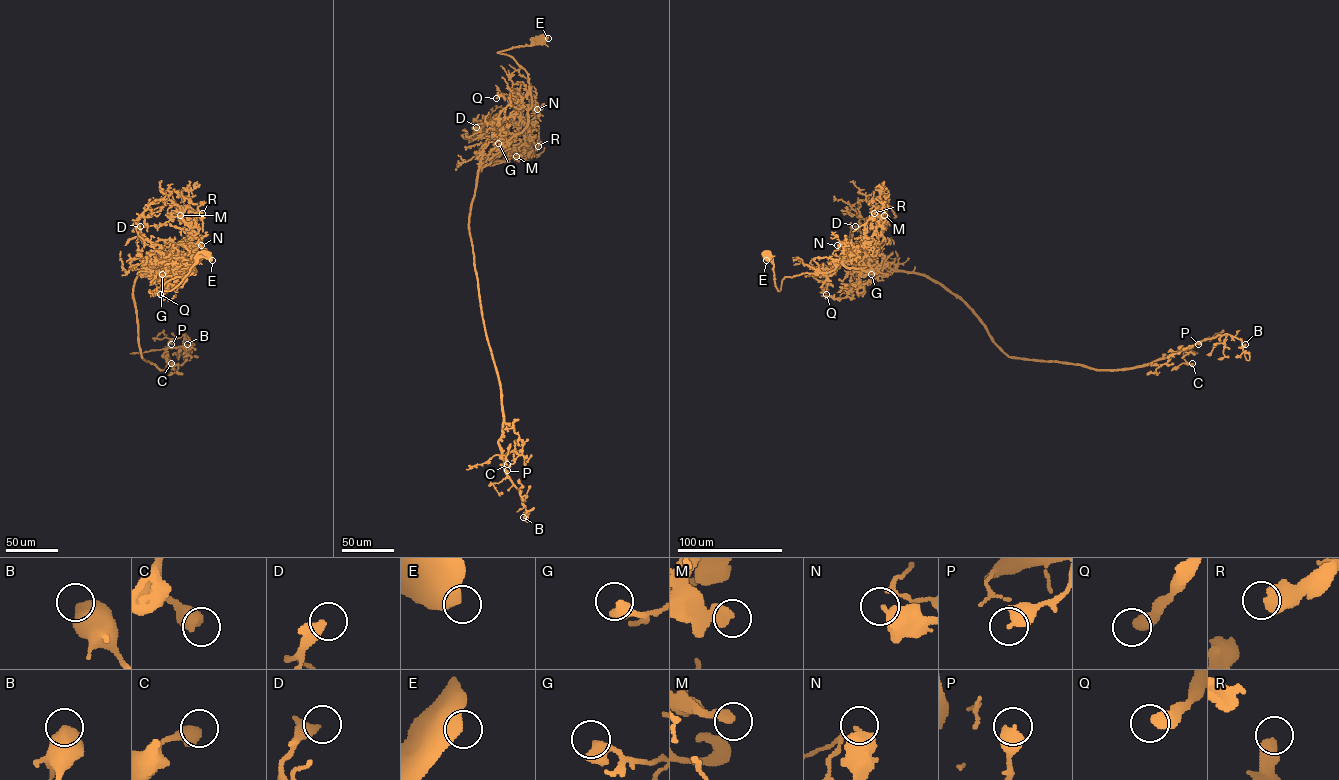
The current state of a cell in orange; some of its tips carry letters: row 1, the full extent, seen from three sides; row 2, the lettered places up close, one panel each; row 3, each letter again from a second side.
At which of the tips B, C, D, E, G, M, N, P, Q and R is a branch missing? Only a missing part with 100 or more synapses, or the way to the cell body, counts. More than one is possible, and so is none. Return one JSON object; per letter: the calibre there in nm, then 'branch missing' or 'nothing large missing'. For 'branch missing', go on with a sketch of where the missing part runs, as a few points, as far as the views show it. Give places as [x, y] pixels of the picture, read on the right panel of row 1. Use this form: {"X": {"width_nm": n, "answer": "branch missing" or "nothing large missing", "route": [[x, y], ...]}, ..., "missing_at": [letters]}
{"B": {"width_nm": 650, "answer": "nothing large missing"}, "C": {"width_nm": 550, "answer": "nothing large missing"}, "D": {"width_nm": 420, "answer": "nothing large missing"}, "E": {"width_nm": 600, "answer": "nothing large missing"}, "G": {"width_nm": 480, "answer": "nothing large missing"}, "M": {"width_nm": 400, "answer": "nothing large missing"}, "N": {"width_nm": 500, "answer": "nothing large missing"}, "P": {"width_nm": 480, "answer": "nothing large missing"}, "Q": {"width_nm": 500, "answer": "nothing large missing"}, "R": {"width_nm": 600, "answer": "nothing large missing"}, "missing_at": []}

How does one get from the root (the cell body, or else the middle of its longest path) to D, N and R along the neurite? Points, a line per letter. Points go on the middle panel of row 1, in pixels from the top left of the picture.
D: (541, 39), (498, 52), (527, 74), (526, 115), (507, 125), (486, 124), (476, 133), (476, 127)
N: (541, 39), (530, 45), (498, 52), (511, 56), (527, 74), (532, 106), (526, 125), (531, 122), (537, 109)
R: (541, 39), (498, 52), (511, 56), (527, 74), (532, 106), (526, 118), (525, 142), (529, 152), (538, 146)

